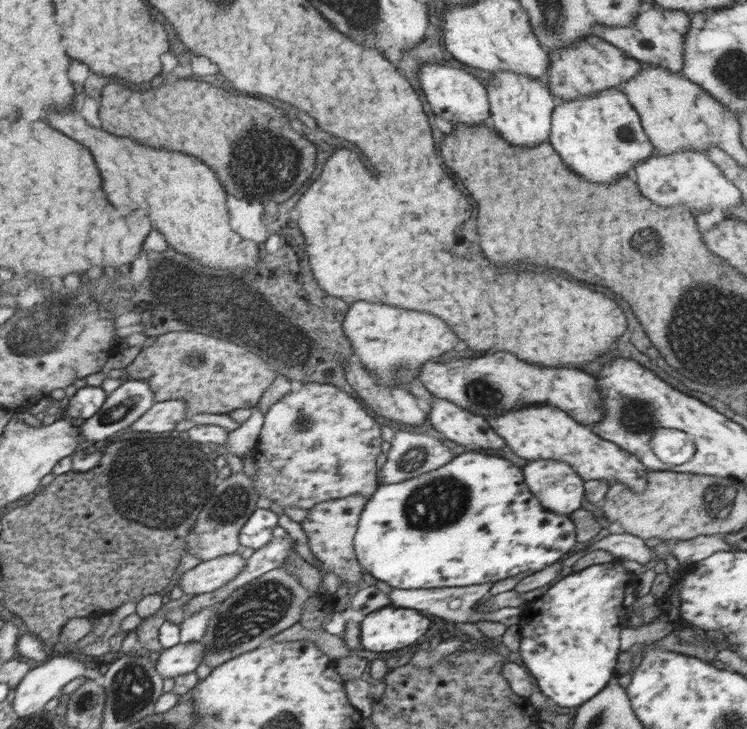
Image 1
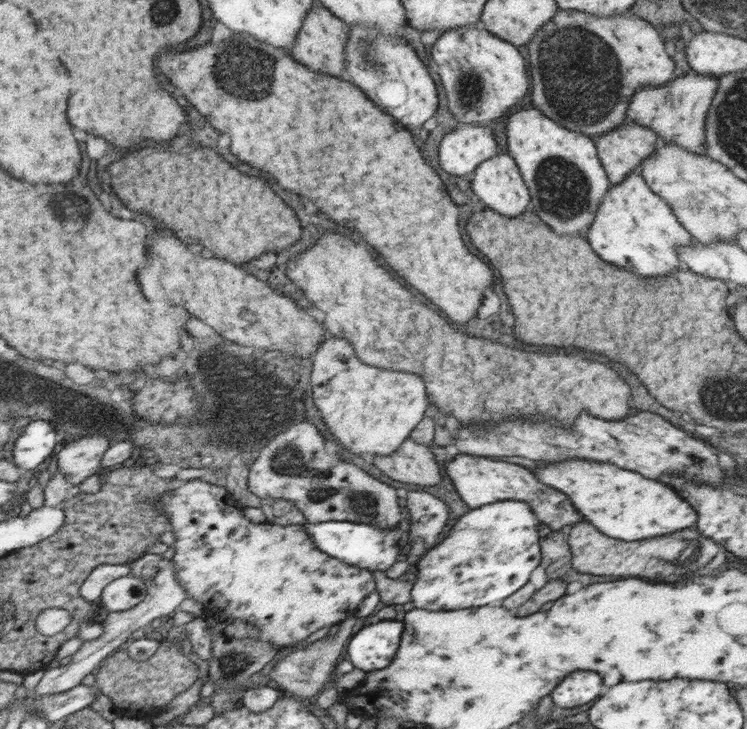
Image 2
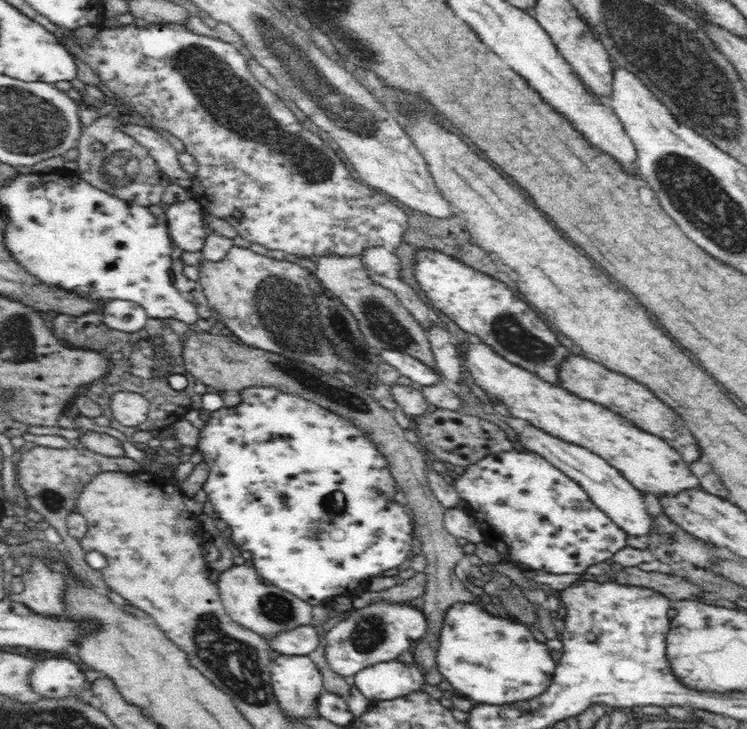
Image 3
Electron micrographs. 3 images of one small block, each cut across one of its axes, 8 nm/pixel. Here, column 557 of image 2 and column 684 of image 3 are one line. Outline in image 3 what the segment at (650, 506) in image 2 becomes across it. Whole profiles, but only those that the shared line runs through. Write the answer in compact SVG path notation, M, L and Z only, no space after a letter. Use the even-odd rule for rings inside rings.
M472 344L468 348L468 368L476 384L482 386L488 392L488 396L502 402L508 408L508 414L512 414L514 418L528 420L530 426L536 426L546 434L554 434L566 440L568 444L578 444L580 448L600 456L606 464L616 468L620 476L628 478L628 482L632 482L632 486L640 494L652 494L660 498L666 494L680 494L692 488L700 492L700 480L692 474L692 470L680 458L680 454L674 448L670 448L664 440L632 426L628 420L598 404L580 400L558 386L532 378L530 372L500 358L500 354L492 350L492 346Z

